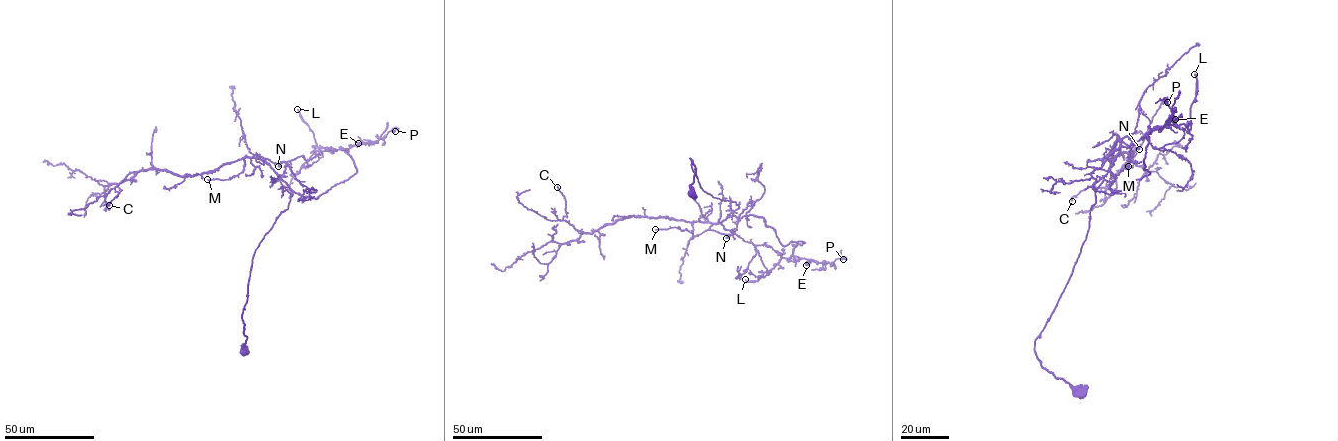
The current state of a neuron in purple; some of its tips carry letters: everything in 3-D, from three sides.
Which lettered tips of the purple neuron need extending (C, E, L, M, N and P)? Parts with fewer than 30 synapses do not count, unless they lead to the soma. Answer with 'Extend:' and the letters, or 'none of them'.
Extend: none of them

